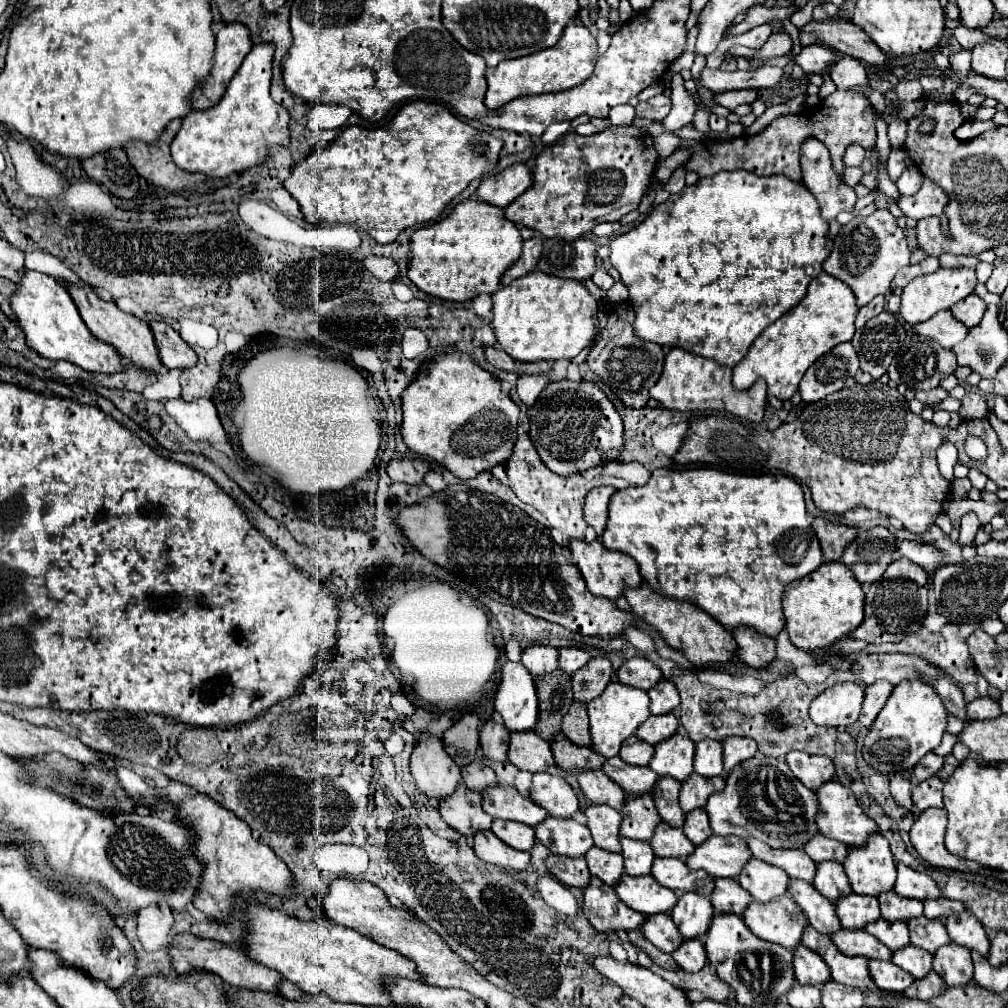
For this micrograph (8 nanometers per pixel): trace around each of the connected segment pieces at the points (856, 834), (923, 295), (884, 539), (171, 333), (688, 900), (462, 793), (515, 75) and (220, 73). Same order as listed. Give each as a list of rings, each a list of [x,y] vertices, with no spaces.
[[[839,781],[825,783],[817,791],[817,797],[819,797],[819,805],[821,805],[821,811],[817,815],[817,825],[819,825],[819,831],[825,837],[837,839],[837,841],[845,843],[847,847],[863,847],[871,835],[879,833],[879,827],[875,827],[875,821],[869,819],[863,813],[863,809],[857,805],[851,789],[845,787],[845,785],[841,785]]]
[[[937,269],[931,275],[921,275],[915,277],[909,285],[905,285],[903,293],[901,293],[901,309],[899,309],[899,317],[909,323],[923,323],[927,319],[931,319],[935,313],[939,311],[947,311],[951,309],[951,305],[963,301],[965,297],[969,297],[975,291],[977,285],[977,277],[973,269]]]
[[[875,527],[859,533],[855,541],[847,545],[841,557],[841,561],[853,571],[861,585],[877,581],[893,559],[897,559],[897,549],[893,535],[885,527]]]
[[[153,321],[149,327],[159,347],[161,363],[167,369],[189,369],[197,365],[197,353],[179,337],[179,333],[171,325],[163,321]]]
[[[697,893],[683,895],[671,913],[675,925],[685,939],[703,939],[707,935],[713,915],[715,911],[711,901]]]
[[[459,783],[457,791],[447,797],[443,805],[439,805],[439,813],[451,829],[467,839],[473,839],[477,833],[489,831],[493,821],[483,811],[479,793],[467,789],[463,783]]]
[[[571,23],[563,31],[557,45],[553,45],[551,49],[545,49],[545,51],[539,51],[521,59],[503,61],[497,67],[489,67],[485,73],[487,85],[489,85],[487,95],[485,95],[485,105],[487,109],[499,109],[517,97],[559,93],[575,85],[581,85],[593,73],[595,61],[597,61],[595,37],[589,33],[585,25]]]
[[[231,23],[217,31],[213,67],[201,93],[195,97],[195,109],[211,109],[217,105],[217,101],[221,101],[229,81],[233,79],[233,73],[237,73],[251,47],[253,43],[249,39],[249,29],[243,29],[241,23]]]

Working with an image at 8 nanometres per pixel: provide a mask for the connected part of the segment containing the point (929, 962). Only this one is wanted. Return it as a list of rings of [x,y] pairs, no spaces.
[[[909,945],[901,951],[895,951],[891,961],[897,967],[901,967],[903,971],[911,973],[915,979],[927,977],[927,973],[931,973],[931,969],[933,969],[933,955],[923,951],[923,949],[917,949],[913,945]]]

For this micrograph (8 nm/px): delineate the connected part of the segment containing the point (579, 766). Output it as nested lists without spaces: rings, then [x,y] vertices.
[[[557,735],[551,743],[555,763],[567,773],[583,773],[583,769],[601,769],[605,757],[597,757],[593,749],[577,747],[565,739],[565,735]]]

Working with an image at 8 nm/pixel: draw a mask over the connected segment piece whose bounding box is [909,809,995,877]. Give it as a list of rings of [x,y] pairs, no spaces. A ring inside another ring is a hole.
[[[925,809],[913,823],[909,835],[915,851],[919,857],[923,857],[927,863],[941,867],[941,869],[951,869],[951,871],[961,871],[961,873],[977,873],[977,875],[995,875],[995,871],[979,867],[979,863],[961,859],[951,855],[945,845],[945,827],[947,827],[947,811],[945,809]]]

